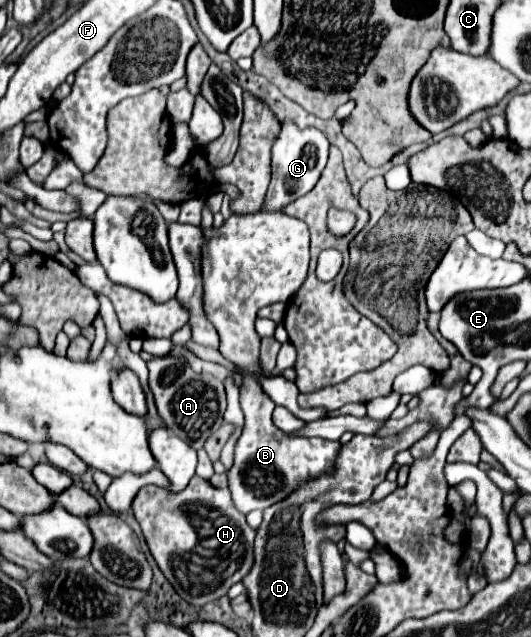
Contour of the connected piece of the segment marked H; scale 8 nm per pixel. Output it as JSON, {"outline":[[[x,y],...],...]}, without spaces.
{"outline":[[[194,476],[182,494],[170,494],[164,488],[150,484],[138,490],[132,502],[132,512],[142,528],[142,534],[158,568],[188,604],[204,606],[222,598],[230,586],[240,582],[250,572],[256,530],[246,524],[244,514],[232,504],[228,488],[214,488],[208,480],[202,480],[200,476]]]}

